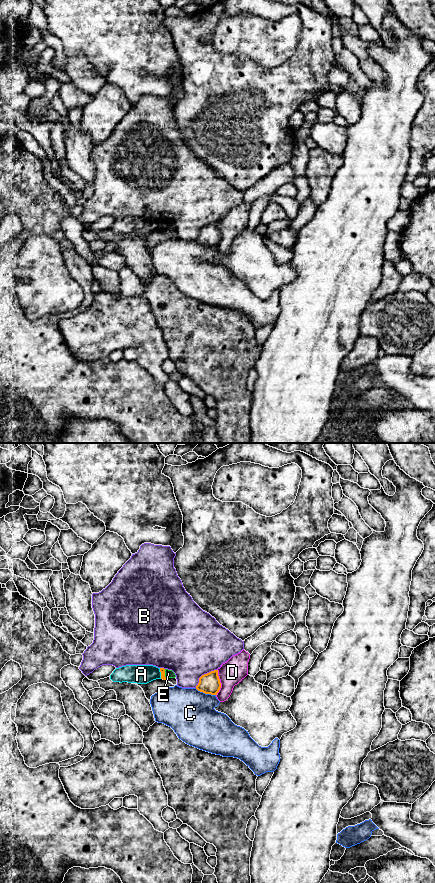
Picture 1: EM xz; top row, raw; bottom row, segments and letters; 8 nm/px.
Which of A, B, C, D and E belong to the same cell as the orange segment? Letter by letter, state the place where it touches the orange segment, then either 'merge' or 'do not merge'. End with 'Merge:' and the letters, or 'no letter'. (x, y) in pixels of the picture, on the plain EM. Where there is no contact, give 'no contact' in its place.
A: xz (161, 225) | do not merge
B: xz (204, 226) | do not merge
C: xz (205, 245) | do not merge
D: xz (219, 234) | do not merge
E: xz (164, 226) | do not merge
Merge: no letter

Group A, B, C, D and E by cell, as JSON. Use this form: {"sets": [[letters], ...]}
{"sets": [["A"], ["B"], ["C"], ["D"], ["E"]]}

